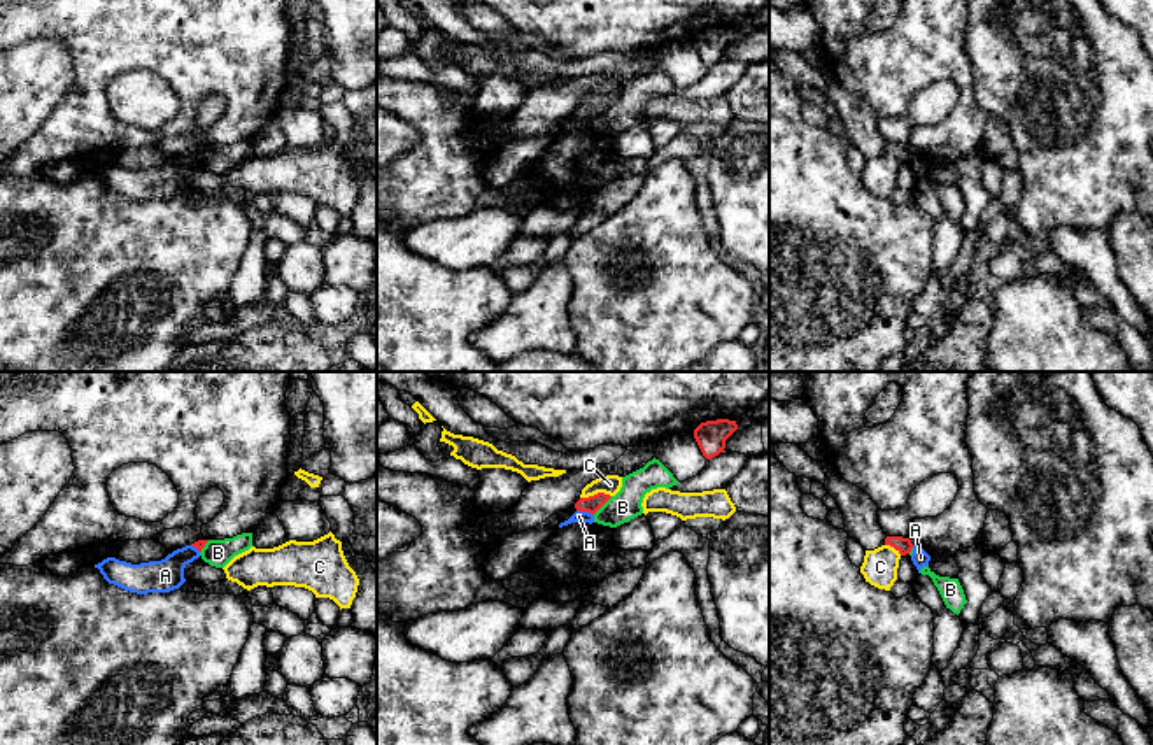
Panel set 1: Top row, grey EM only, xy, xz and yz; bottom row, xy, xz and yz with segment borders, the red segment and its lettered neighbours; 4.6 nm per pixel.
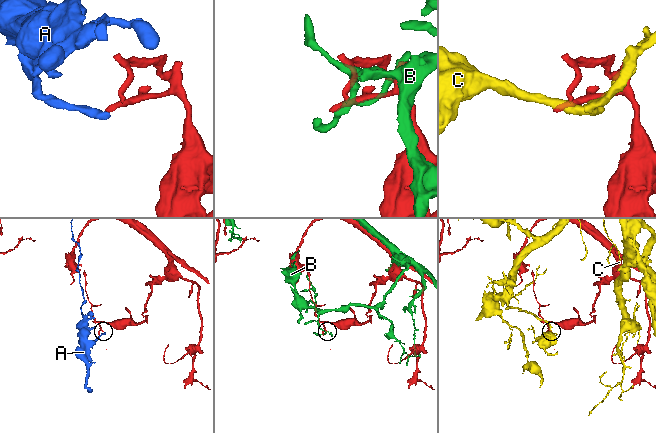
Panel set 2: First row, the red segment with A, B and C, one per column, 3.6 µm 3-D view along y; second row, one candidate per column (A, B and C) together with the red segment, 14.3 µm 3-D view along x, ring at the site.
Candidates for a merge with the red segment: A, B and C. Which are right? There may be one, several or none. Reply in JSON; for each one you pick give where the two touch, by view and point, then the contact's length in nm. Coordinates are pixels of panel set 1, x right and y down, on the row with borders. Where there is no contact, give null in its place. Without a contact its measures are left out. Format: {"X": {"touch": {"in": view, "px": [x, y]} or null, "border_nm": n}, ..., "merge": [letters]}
{"merge": []}

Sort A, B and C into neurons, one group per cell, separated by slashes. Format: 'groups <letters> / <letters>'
groups A / B / C

